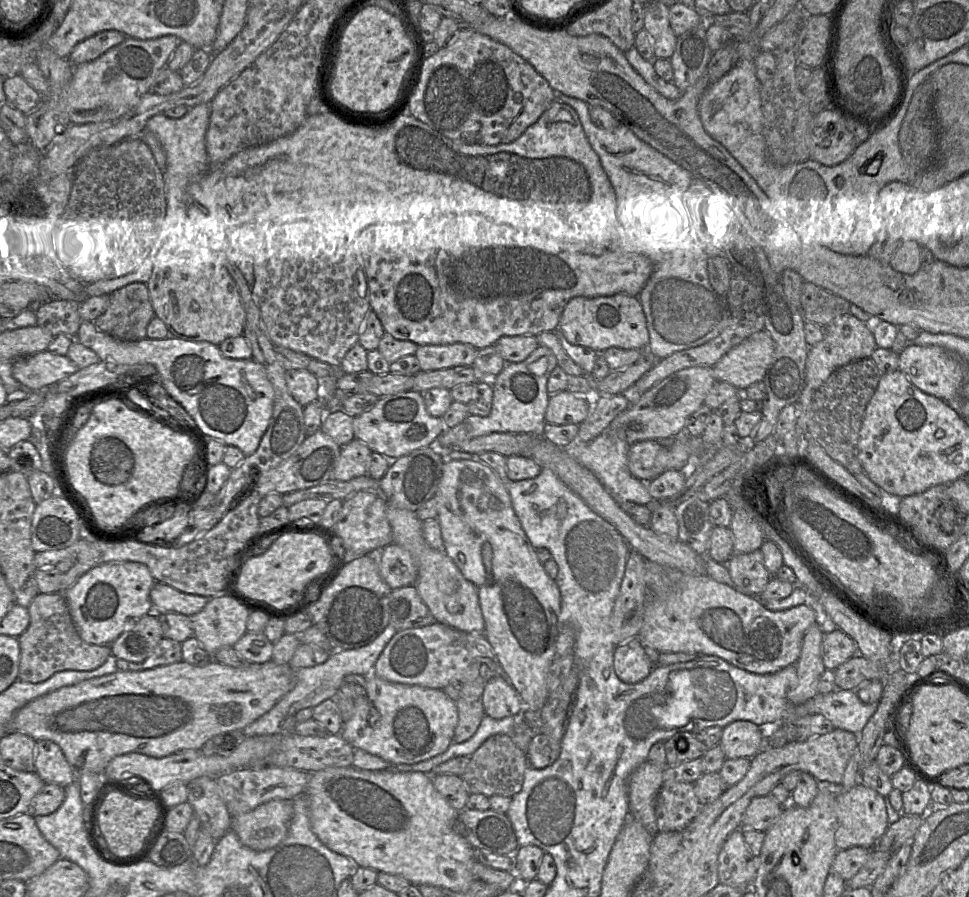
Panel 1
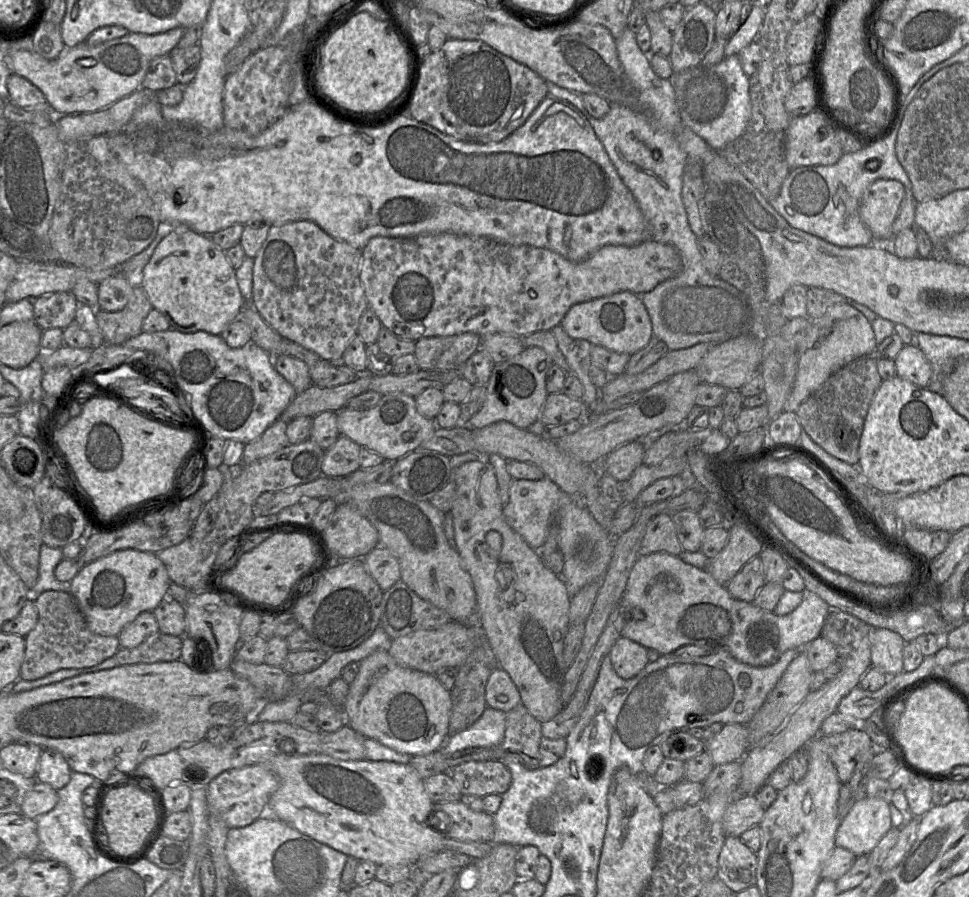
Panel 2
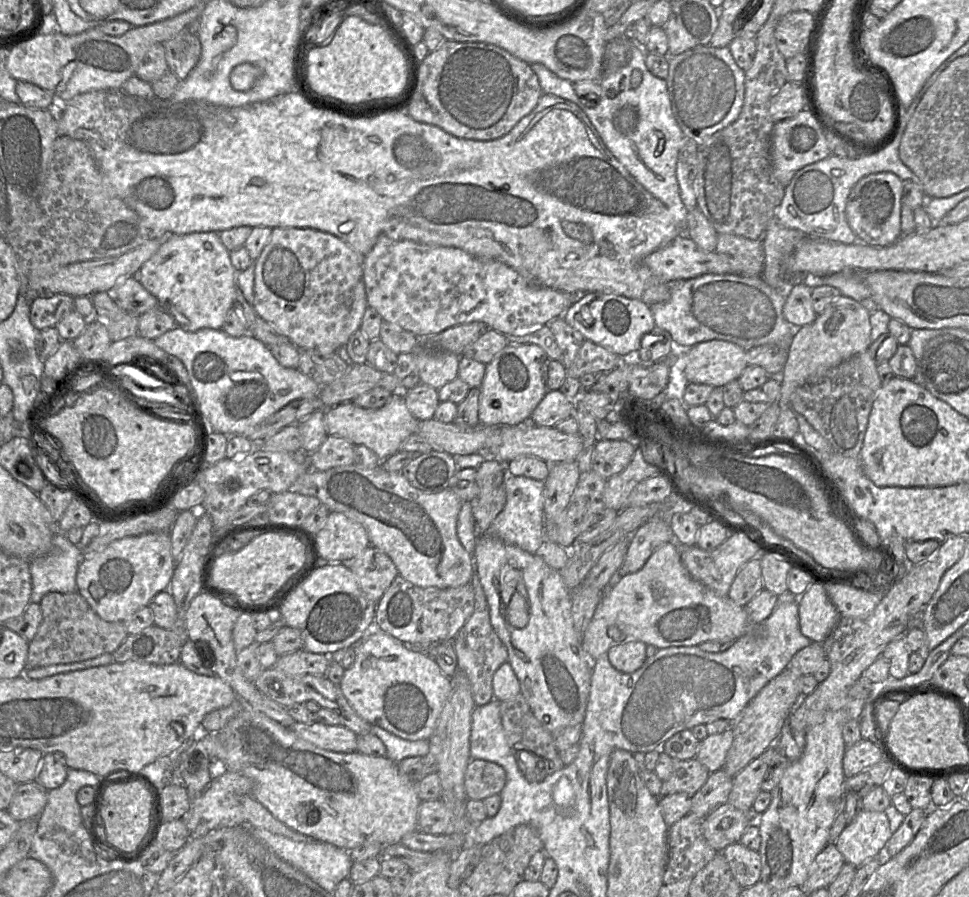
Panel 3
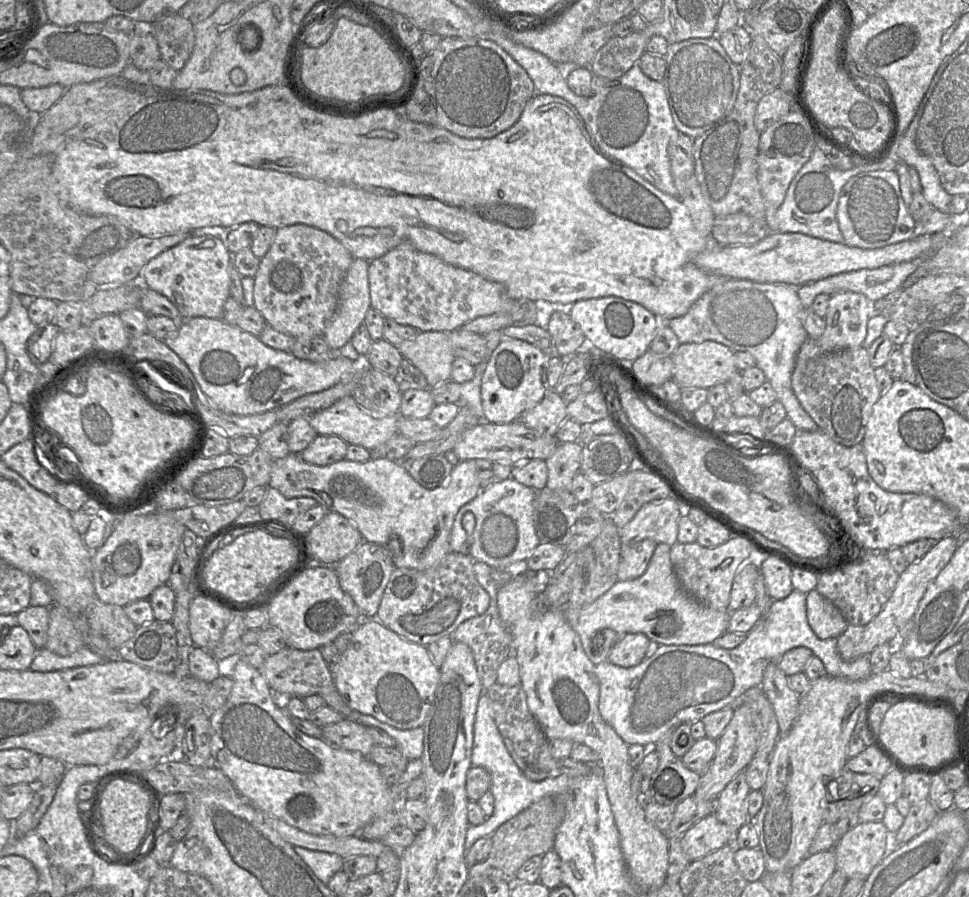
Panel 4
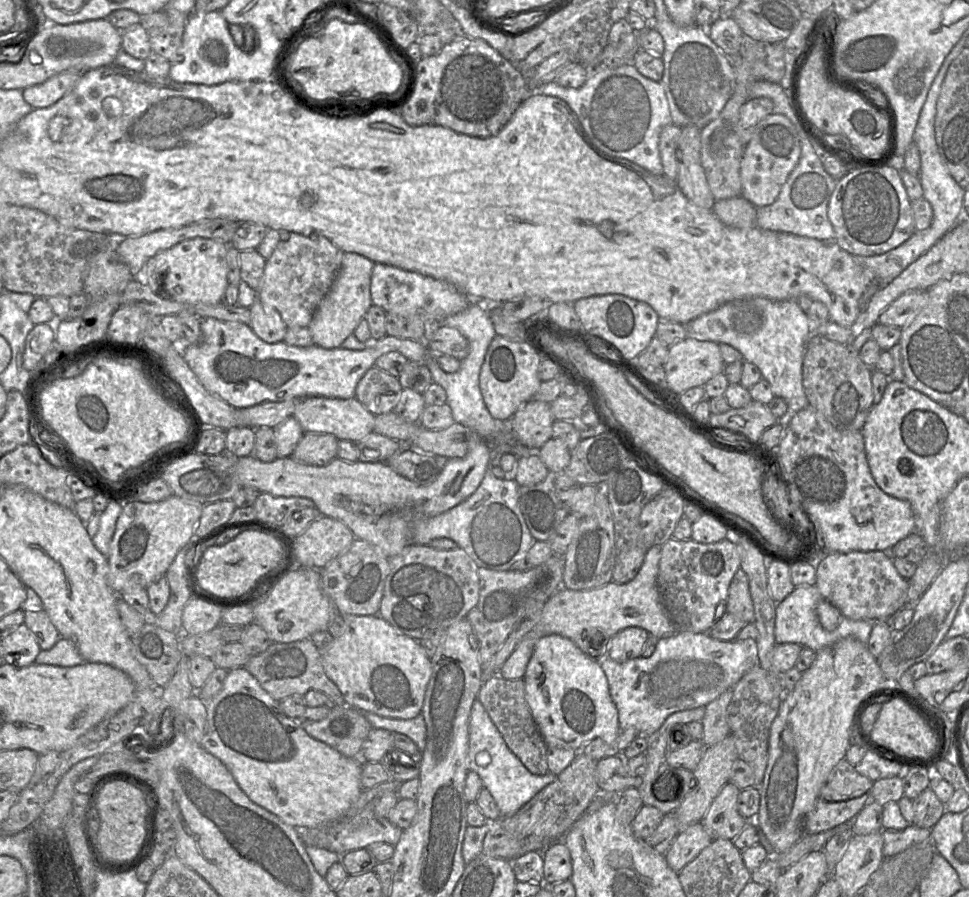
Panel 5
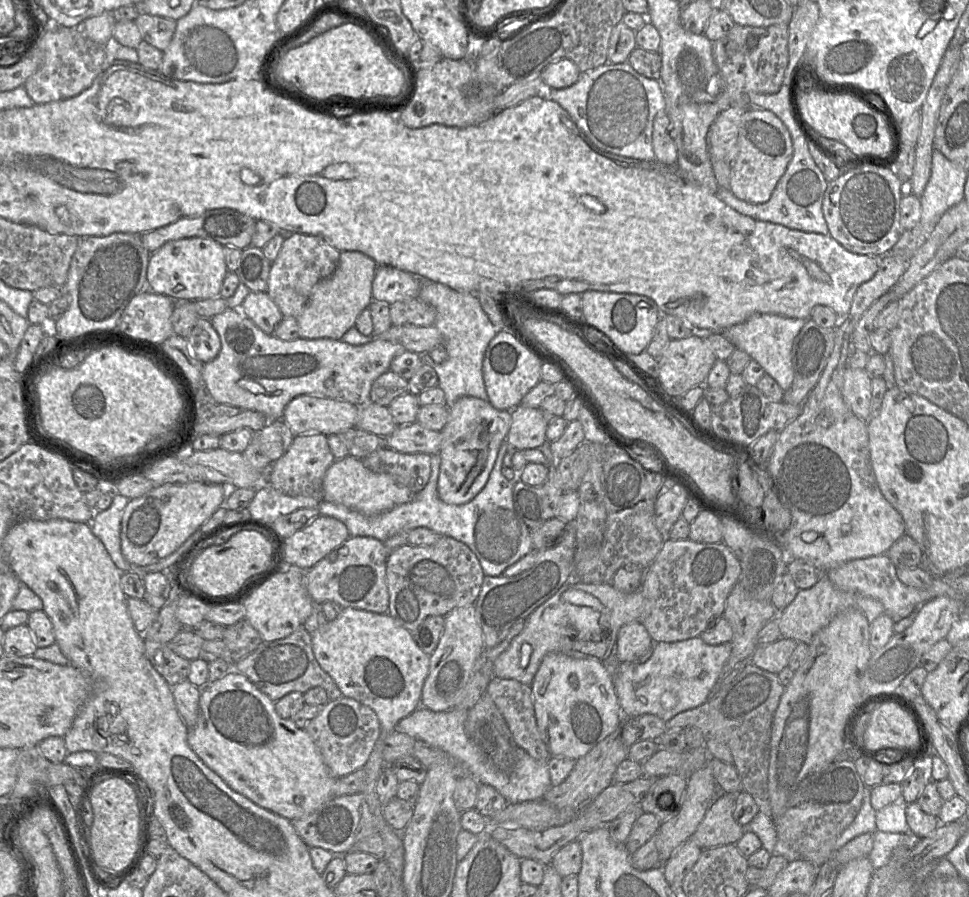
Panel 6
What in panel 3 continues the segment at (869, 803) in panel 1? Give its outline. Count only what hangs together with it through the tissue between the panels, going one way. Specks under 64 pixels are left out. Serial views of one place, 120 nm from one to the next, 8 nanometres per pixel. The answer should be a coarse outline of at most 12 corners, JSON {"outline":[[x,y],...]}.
{"outline":[[861,810],[834,845],[858,868],[884,856],[892,834],[884,811]]}

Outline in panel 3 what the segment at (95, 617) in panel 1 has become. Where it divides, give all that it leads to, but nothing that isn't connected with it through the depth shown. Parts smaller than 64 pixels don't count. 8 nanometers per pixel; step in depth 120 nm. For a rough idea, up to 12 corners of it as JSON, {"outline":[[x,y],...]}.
{"outline":[[170,532],[113,541],[80,563],[77,592],[126,621],[169,589]]}

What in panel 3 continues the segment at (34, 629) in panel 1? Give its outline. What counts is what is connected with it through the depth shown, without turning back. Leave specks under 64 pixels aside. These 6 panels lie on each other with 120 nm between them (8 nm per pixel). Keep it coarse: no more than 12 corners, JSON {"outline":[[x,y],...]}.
{"outline":[[77,591],[49,592],[26,669],[113,653],[124,621]]}

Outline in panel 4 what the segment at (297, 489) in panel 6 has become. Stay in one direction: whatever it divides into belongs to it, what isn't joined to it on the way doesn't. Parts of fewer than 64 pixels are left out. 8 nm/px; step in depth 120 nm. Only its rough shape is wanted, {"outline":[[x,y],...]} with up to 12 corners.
{"outline":[[317,435],[299,455],[327,466],[344,460],[348,444]]}

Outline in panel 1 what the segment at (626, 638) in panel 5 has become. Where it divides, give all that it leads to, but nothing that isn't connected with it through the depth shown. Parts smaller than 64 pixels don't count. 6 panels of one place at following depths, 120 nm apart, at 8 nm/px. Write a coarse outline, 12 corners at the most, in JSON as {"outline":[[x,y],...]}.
{"outline":[[639,638],[616,646],[613,667],[636,684],[653,666]]}

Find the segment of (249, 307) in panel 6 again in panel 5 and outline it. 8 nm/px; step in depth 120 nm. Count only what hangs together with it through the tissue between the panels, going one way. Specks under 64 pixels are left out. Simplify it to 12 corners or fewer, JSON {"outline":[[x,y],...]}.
{"outline":[[257,295],[250,325],[267,343],[284,341],[288,326]]}

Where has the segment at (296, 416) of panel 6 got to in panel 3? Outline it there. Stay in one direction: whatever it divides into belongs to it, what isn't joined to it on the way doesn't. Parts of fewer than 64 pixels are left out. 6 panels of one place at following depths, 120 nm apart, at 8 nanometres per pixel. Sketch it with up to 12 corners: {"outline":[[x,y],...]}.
{"outline":[[403,393],[379,409],[326,409],[327,435],[381,461],[417,433]]}

